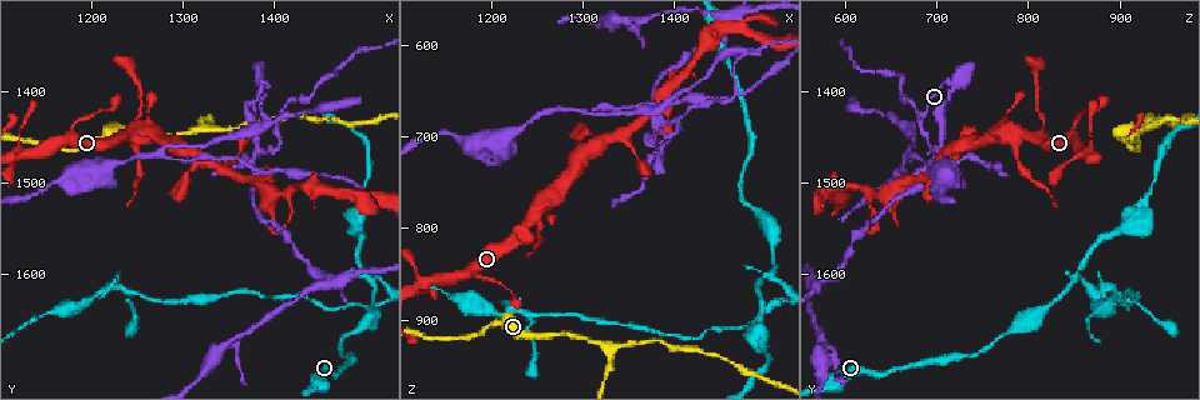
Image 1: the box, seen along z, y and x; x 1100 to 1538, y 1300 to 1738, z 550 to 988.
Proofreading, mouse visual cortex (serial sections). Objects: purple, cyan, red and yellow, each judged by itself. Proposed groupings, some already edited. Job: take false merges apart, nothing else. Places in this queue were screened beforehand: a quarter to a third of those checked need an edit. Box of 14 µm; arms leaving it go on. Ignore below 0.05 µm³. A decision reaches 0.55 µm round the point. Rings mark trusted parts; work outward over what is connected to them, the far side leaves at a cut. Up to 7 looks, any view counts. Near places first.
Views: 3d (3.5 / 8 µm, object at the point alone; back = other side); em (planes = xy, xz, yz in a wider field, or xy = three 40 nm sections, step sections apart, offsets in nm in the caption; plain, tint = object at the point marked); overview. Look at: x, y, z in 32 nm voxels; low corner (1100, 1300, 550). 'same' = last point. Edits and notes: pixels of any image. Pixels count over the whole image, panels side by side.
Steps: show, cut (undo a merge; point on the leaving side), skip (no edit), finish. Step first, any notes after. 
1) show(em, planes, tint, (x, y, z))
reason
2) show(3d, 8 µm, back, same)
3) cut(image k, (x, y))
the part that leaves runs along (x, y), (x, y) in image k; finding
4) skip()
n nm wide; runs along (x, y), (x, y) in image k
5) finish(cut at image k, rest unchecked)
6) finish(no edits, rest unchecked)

show(3d, 3.5 µm, (1510, 1610, 850))
sharp bend

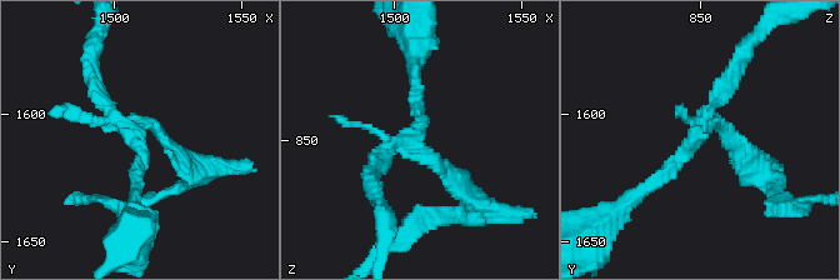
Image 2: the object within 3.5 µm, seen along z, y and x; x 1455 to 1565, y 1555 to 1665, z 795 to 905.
cut(image 2, (69, 115))
the part that leaves runs along (144, 124), (194, 170), (175, 189) in image 2; two cells meet here

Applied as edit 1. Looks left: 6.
show(3d, 3.5 µm, (1465, 1380, 660))

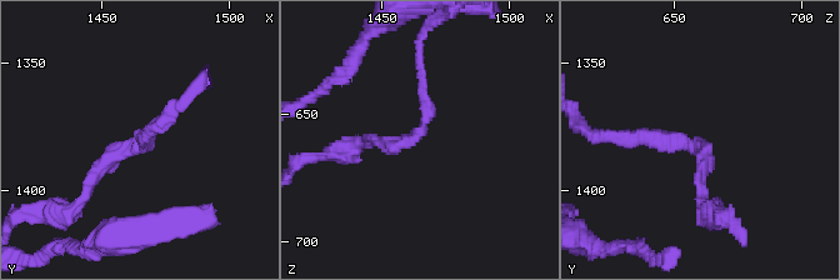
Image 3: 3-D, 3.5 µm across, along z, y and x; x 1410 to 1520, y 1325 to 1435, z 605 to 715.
show(em, xy, step 5, plain, (1466, 1381, 657))
shape alone is not enough

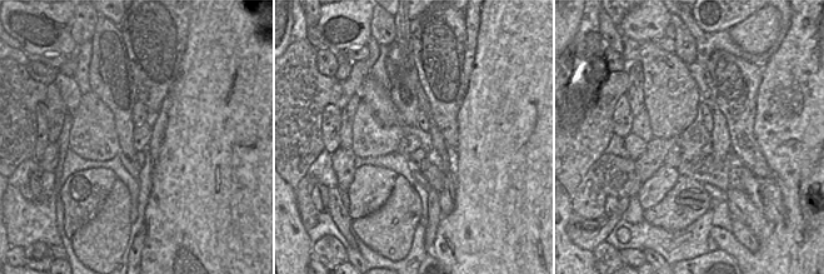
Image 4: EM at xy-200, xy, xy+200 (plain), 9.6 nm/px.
show(em, xy, step 5, tint, same)

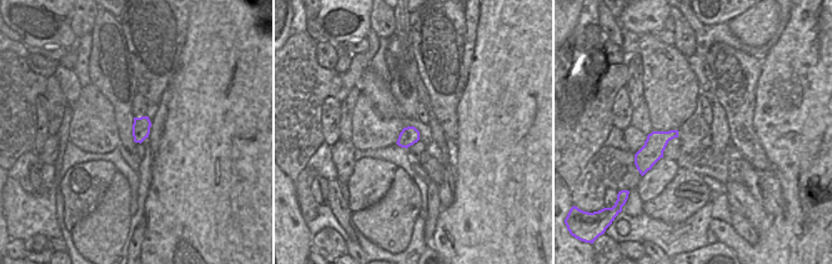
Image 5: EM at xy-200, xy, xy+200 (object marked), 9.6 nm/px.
skip()
runs along (701, 194), (701, 144), (611, 136) in image 3; continuous, no second cell

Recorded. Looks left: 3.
show(3d, 3.5 µm, (1385, 1465, 710))
three-way junction

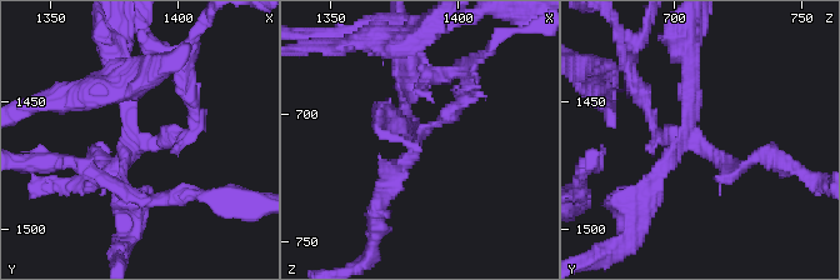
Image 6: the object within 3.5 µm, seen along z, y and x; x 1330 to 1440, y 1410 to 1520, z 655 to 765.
show(em, xy, step 5, tint, (1384, 1468, 706))
3 arms; arms of 150, 200, 200 nm; now the EM

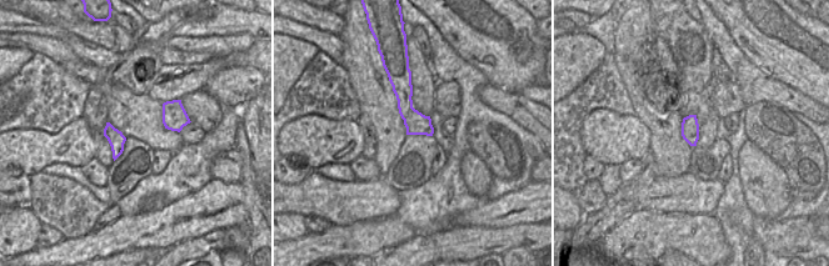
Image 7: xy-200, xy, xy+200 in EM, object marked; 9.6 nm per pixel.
cut(image 6, (690, 88))
the part that leaves runs along (685, 145), (663, 164), (624, 241) in image 6; two cells meet here

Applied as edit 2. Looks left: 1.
finish(cut at image 2, cut at image 6, rest unchecked)

